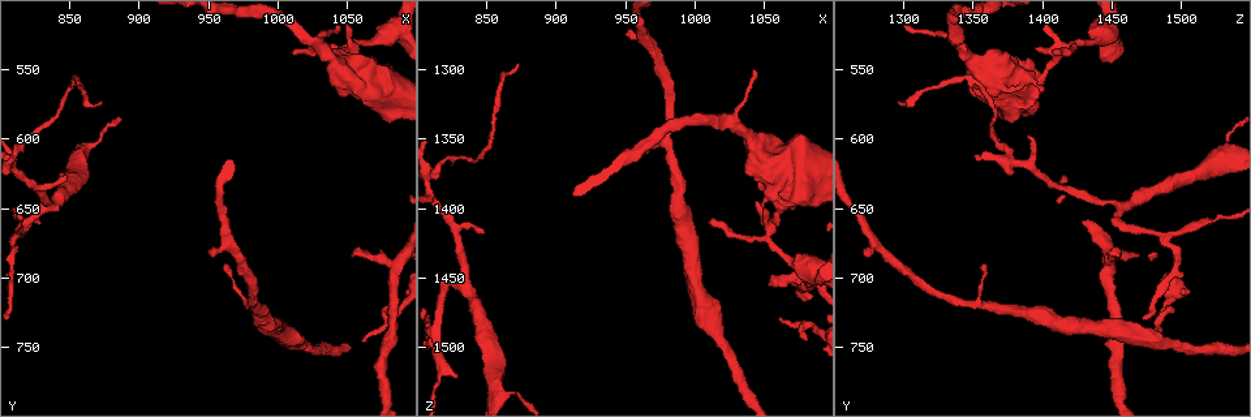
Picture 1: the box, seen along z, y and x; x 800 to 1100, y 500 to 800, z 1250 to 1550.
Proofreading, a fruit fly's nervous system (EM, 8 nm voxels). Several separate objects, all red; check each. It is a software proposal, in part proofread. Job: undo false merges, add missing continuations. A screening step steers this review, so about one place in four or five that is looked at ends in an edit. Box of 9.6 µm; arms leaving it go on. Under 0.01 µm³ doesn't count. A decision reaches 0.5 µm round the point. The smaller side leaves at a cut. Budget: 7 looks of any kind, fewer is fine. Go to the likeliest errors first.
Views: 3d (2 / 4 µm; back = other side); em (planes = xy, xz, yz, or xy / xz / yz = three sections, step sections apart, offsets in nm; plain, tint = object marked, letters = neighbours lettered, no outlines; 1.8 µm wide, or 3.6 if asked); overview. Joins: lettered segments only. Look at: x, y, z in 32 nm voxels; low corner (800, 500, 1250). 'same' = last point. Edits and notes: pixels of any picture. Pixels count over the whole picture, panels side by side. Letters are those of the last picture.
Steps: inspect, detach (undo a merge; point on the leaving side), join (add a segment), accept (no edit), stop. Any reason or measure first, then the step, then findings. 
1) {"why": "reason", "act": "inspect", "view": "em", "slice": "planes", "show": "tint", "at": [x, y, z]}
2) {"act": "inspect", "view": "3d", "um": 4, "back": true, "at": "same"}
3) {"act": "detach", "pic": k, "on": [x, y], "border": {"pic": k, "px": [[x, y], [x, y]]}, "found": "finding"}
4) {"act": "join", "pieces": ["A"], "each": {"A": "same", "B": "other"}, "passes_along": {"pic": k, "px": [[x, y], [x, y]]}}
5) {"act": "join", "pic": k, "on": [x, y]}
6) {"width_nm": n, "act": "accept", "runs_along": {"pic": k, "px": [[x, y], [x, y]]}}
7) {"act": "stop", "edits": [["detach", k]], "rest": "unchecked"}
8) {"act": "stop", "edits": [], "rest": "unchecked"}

{"act": "inspect", "view": "3d", "um": 4, "at": [1054, 684, 1456]}

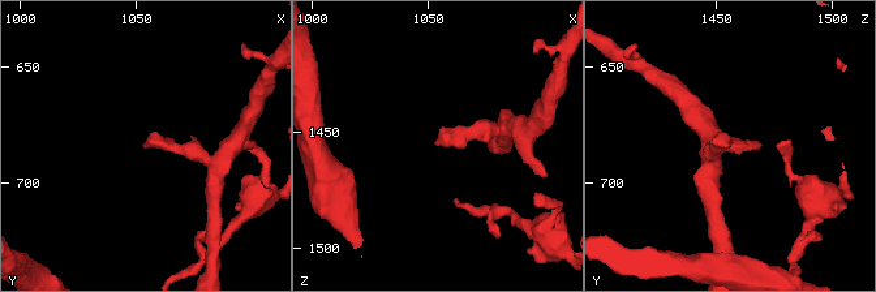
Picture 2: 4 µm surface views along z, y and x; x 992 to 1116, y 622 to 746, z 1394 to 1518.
{"act": "inspect", "view": "em", "slice": "xz", "step": 4, "show": "letters", "at": [1053, 684, 1455]}

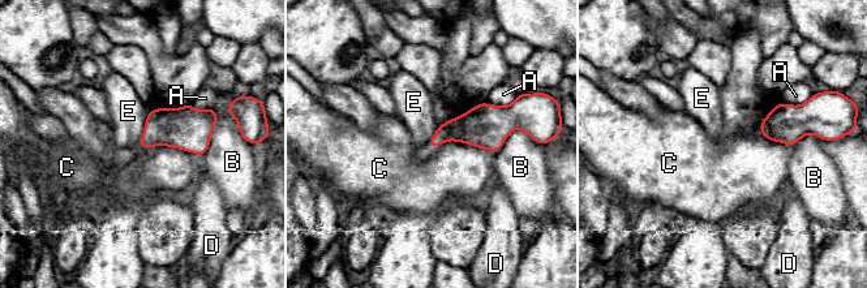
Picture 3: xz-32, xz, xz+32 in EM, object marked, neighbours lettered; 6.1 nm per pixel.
{"why": "another direction", "act": "inspect", "view": "em", "slice": "planes", "show": "letters", "at": "same"}

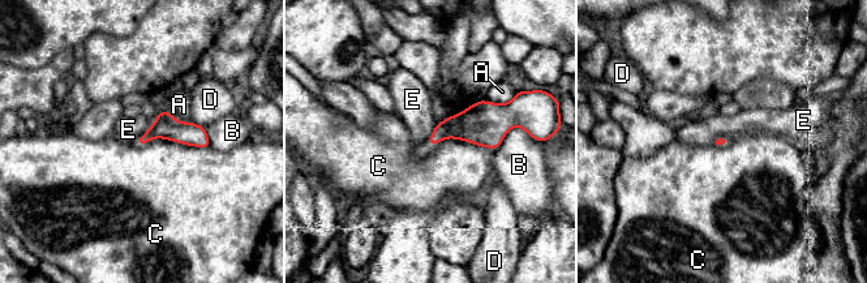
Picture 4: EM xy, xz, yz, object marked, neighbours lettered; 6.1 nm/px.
{"longest_contact_nm": ["C", 440], "act": "accept", "each": {"A": "other", "B": "other", "C": "other", "D": "other", "E": "other"}, "runs_along": {"pic": 4, "px": [[141, 141], [153, 132], [205, 141]]}, "found": "no lettered segment goes on from it"}

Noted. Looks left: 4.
{"why": "free end", "act": "inspect", "view": "em", "slice": "yz", "step": 16, "show": "letters", "at": [872, 576, 1294]}

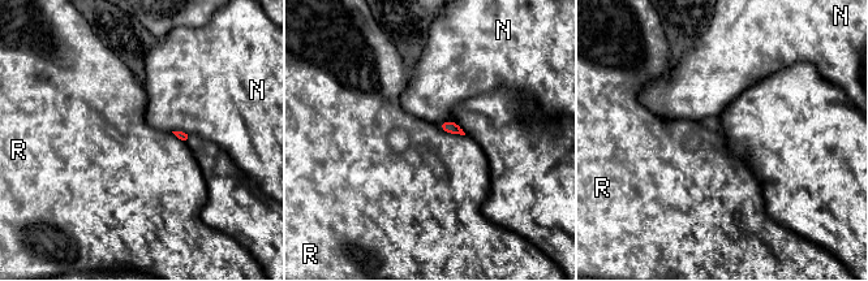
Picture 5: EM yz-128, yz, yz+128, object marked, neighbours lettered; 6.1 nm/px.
{"act": "accept", "each": {"N": "other", "R": "other"}, "found": "none of them fits"}

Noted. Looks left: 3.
{"why": "sudden change in width", "act": "inspect", "view": "em", "um": 3.6, "slice": "planes", "show": "tint", "at": [1062, 556, 1398]}

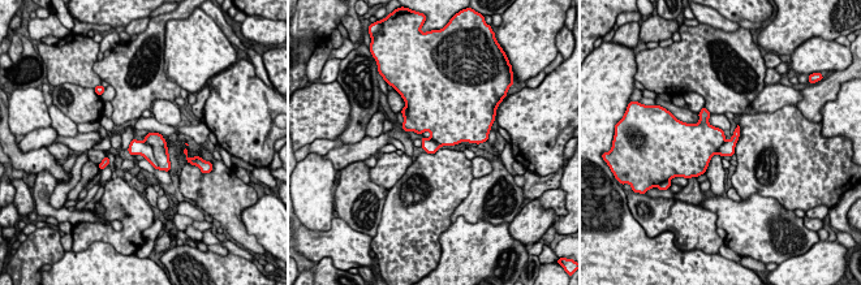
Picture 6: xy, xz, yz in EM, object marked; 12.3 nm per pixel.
{"act": "inspect", "view": "em", "um": 3.6, "slice": "planes", "show": "letters", "at": "same"}

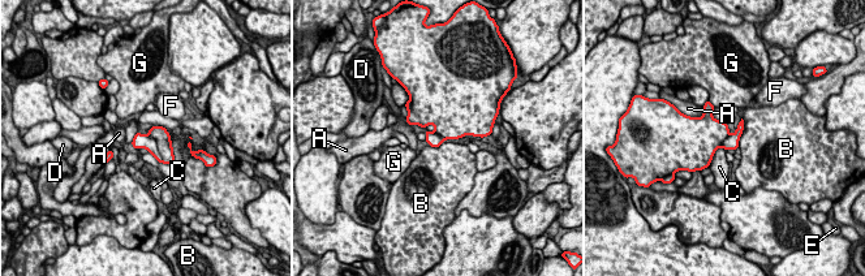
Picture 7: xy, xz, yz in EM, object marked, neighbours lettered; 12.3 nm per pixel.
{"width_nm": 300, "act": "detach", "pic": 7, "on": [142, 141], "each": {"A": "other", "B": "other", "C": "other", "D": "other", "E": "other", "F": "other", "G": "other"}, "border": {"pic": 7, "px": [[147, 134], [155, 141], [163, 162]]}, "found": "a second neuron is stuck on"}

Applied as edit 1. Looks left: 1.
{"act": "stop", "edits": [["detach", 7]], "rest": "unchecked"}

